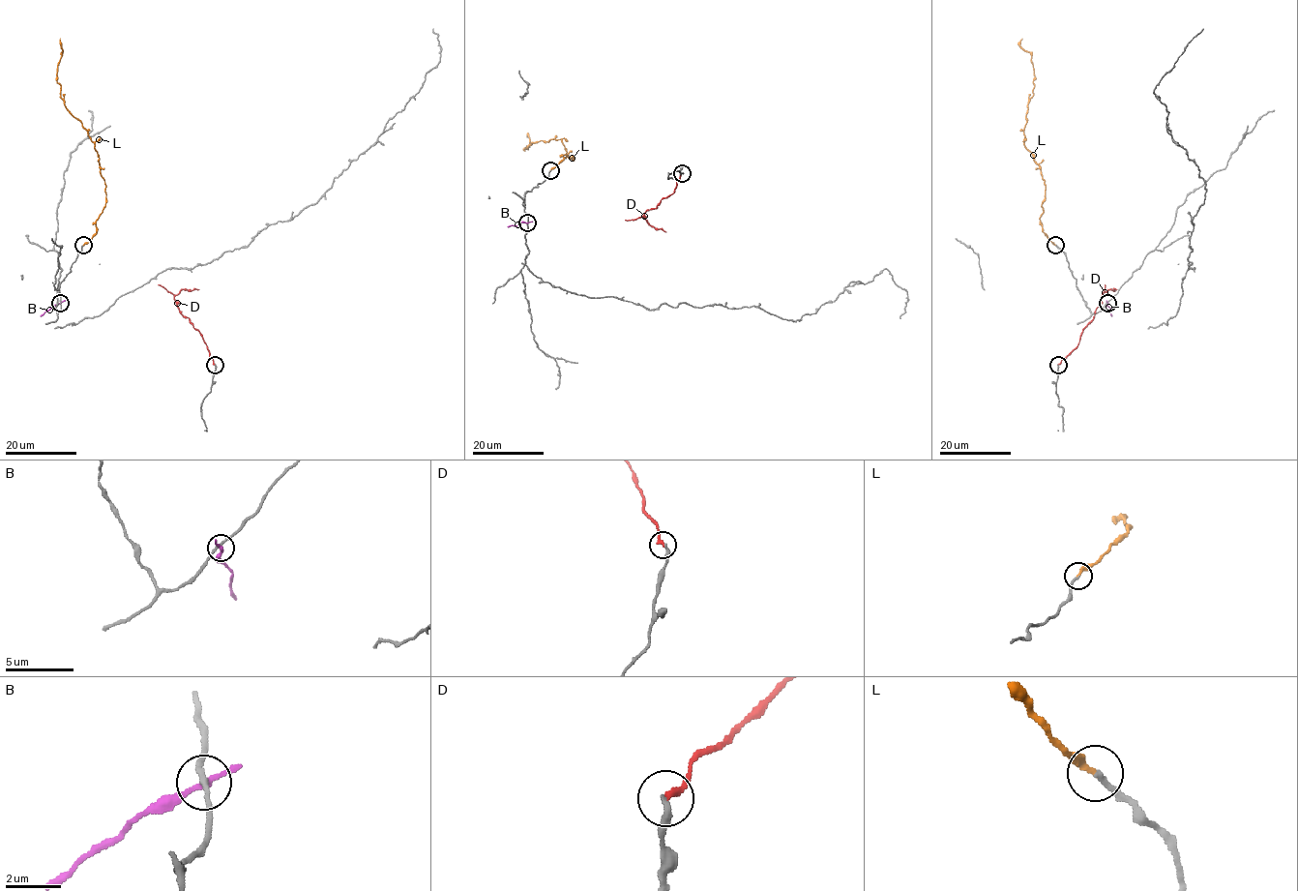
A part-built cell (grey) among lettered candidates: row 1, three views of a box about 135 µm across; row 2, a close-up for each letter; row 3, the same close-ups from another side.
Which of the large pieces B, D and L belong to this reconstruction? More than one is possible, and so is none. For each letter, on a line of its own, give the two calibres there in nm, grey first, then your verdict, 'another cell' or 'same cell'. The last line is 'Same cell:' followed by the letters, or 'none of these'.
B: 180/190 nm | another cell
D: 280/220 nm | another cell
L: 190/240 nm | same cell
Same cell: L

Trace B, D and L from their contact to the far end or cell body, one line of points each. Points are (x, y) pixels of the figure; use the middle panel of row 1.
B: (527, 222), (508, 226)
D: (682, 173), (673, 193), (641, 217), (665, 232)
L: (550, 170), (564, 155), (574, 160), (567, 156), (562, 139), (541, 140), (523, 149), (529, 146), (527, 136)

